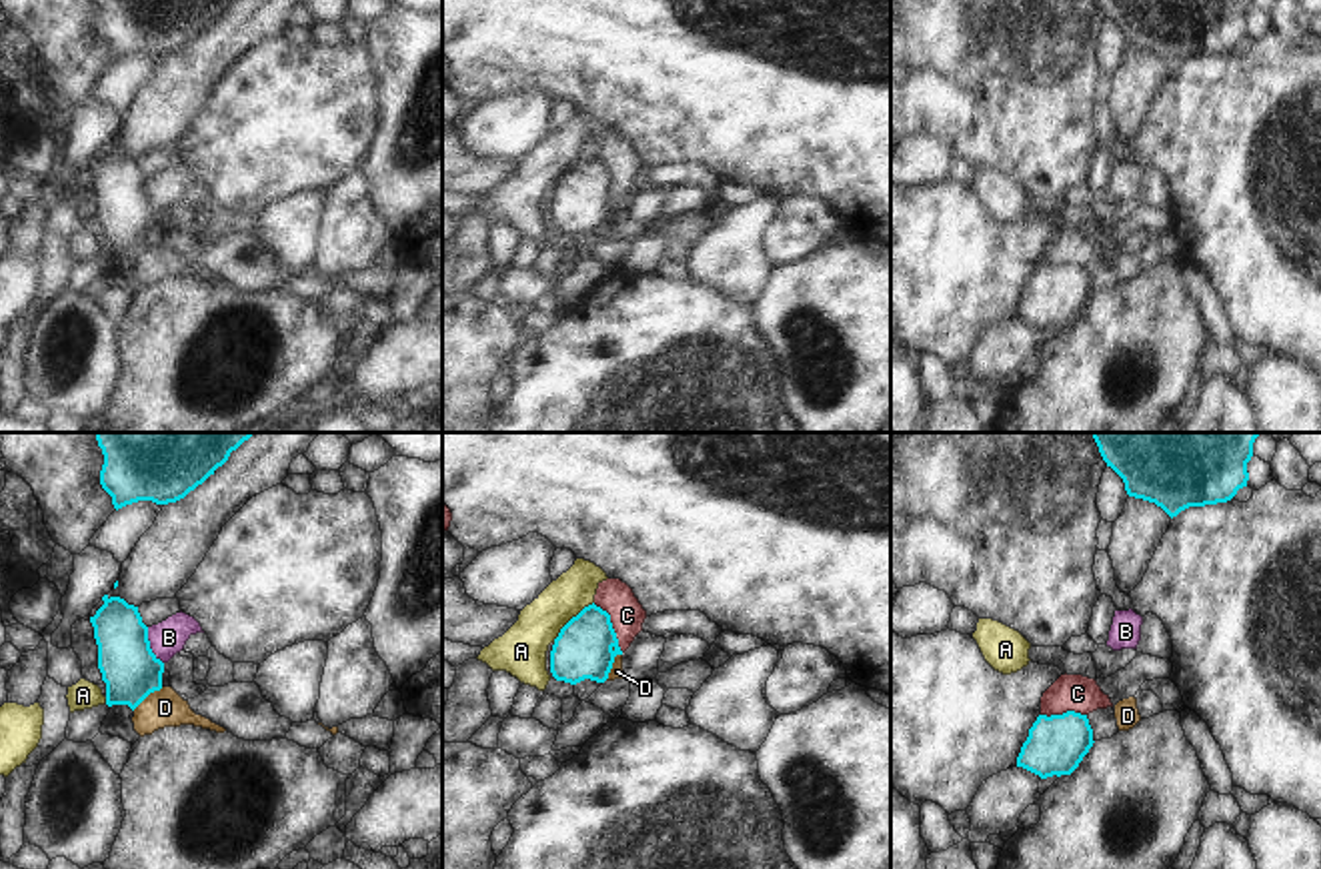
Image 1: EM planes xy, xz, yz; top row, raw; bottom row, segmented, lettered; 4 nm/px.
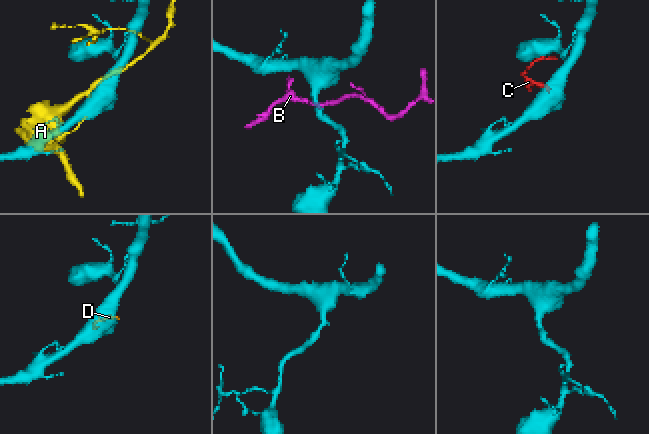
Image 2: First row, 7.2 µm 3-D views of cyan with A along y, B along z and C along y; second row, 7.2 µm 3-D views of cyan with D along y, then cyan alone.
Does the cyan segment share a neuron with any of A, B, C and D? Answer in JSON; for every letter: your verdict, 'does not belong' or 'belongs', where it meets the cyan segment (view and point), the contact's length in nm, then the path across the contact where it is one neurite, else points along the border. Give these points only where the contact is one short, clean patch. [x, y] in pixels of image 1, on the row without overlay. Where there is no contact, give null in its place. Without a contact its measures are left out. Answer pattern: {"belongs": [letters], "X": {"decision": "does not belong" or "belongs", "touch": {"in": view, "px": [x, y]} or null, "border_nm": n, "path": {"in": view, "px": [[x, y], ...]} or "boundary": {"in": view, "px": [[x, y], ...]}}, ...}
{"belongs": [], "A": {"decision": "does not belong", "touch": {"in": "xz", "px": [571, 171]}, "border_nm": 240, "boundary": {"in": "xz", "px": [[593, 153], [553, 193]]}}, "B": {"decision": "does not belong", "touch": {"in": "xy", "px": [149, 197]}, "border_nm": 170}, "C": {"decision": "does not belong", "touch": {"in": "xz", "px": [611, 177]}, "border_nm": 240}, "D": {"decision": "does not belong", "touch": {"in": "xz", "px": [611, 217]}, "border_nm": 130, "boundary": {"in": "xz", "px": [[621, 205], [615, 209], [605, 231]]}}}

